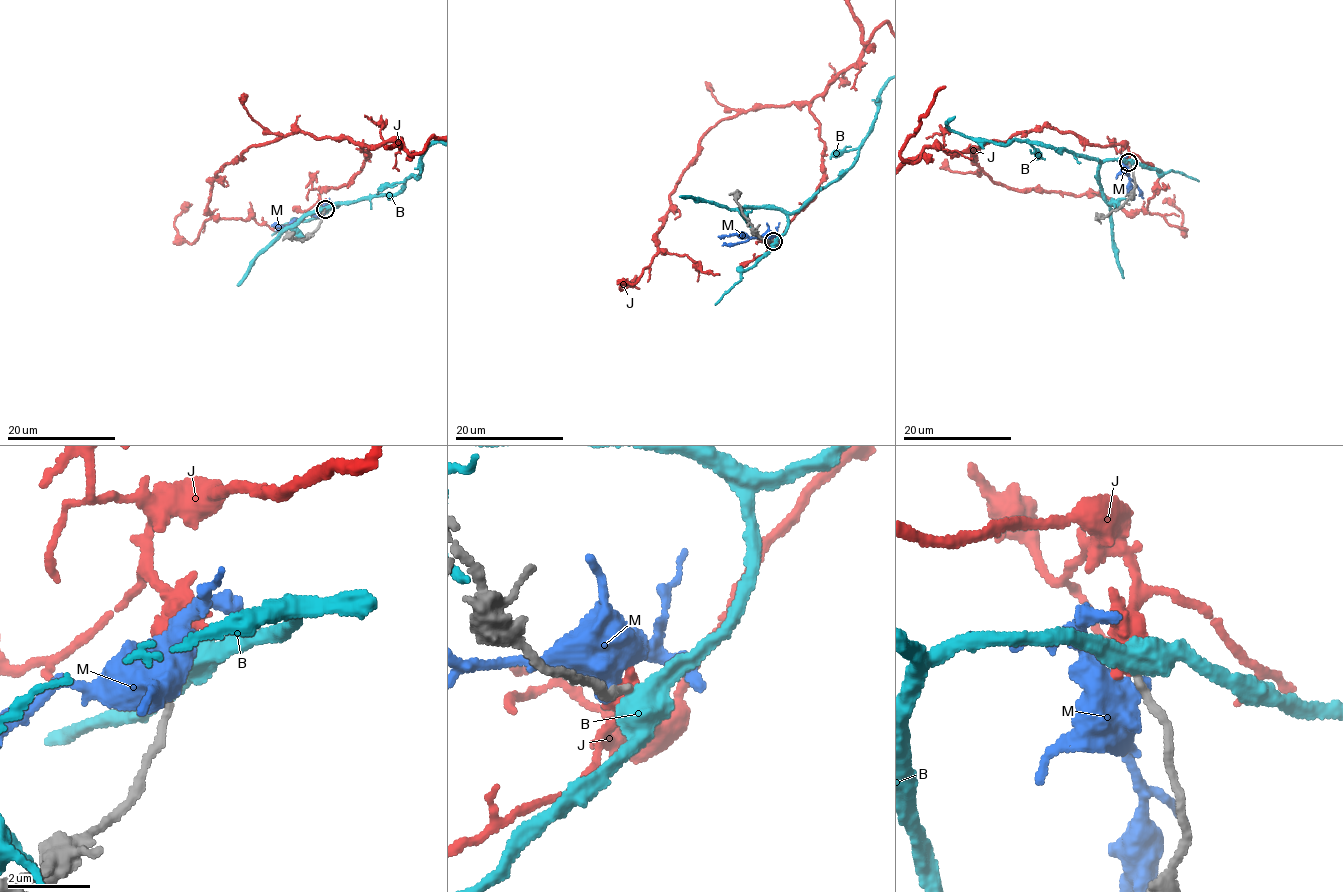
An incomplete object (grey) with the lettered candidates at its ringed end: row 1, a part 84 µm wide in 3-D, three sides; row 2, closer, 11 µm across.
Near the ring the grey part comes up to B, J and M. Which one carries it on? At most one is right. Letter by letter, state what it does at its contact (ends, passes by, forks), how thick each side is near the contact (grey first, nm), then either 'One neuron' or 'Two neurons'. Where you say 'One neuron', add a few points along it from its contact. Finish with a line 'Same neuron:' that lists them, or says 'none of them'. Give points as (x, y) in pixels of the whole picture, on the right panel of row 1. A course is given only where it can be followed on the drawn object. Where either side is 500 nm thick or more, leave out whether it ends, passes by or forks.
B: Thickness 220 nm (grey) against 550 nm. Two neurons
J: Thickness 200 nm (grey) against 750 nm. One neuron
M: Thickness 240 nm (grey) against 750 nm. Two neurons
Same neuron: J

